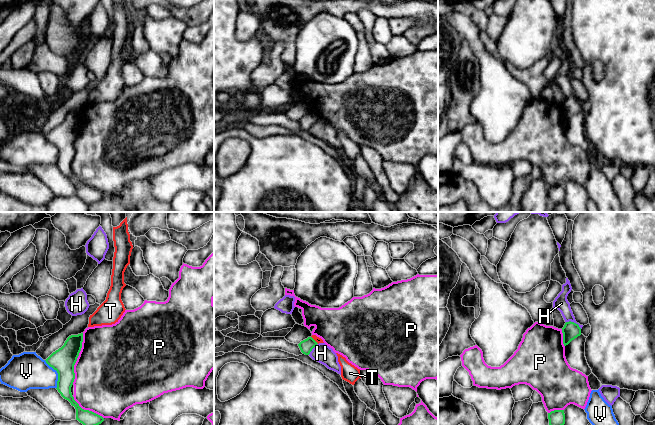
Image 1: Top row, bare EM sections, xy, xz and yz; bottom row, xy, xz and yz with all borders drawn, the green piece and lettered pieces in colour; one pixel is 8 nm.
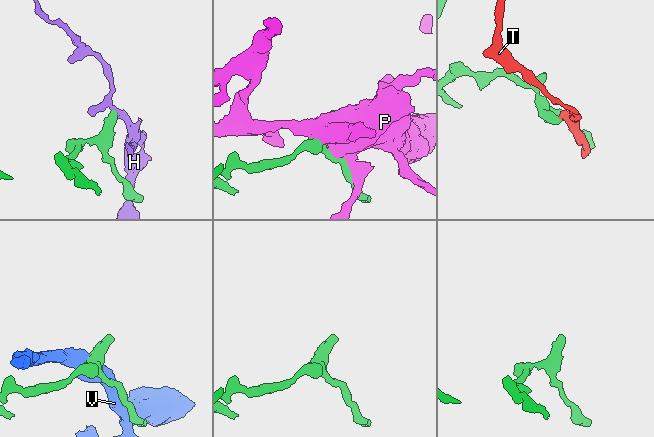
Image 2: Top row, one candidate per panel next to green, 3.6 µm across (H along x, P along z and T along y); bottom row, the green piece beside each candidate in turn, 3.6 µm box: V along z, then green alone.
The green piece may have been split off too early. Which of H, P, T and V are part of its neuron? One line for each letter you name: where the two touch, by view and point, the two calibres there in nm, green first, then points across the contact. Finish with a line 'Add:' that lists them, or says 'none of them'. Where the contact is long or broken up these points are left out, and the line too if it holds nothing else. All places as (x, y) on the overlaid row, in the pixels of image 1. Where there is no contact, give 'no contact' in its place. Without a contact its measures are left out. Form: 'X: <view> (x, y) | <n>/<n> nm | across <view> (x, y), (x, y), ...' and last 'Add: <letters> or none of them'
Add: none of them

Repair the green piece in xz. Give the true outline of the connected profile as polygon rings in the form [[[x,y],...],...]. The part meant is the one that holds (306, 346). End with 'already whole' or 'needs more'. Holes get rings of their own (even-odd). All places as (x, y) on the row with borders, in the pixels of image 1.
[[[308,337],[307,339],[301,341],[298,346],[301,350],[301,352],[305,355],[309,355],[312,349],[317,345],[318,343],[312,338]]]; already whole

